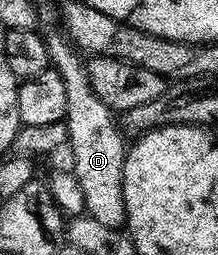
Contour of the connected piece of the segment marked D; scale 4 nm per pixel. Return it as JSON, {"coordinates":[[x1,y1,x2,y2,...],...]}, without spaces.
{"coordinates":[[61,32,45,35,51,65,64,80,67,95,66,117,68,150,72,152,72,173,84,195,87,217,114,229,121,229,126,222,126,205,123,192,123,160,126,146,113,113,92,92,85,70,85,63,77,49]]}

